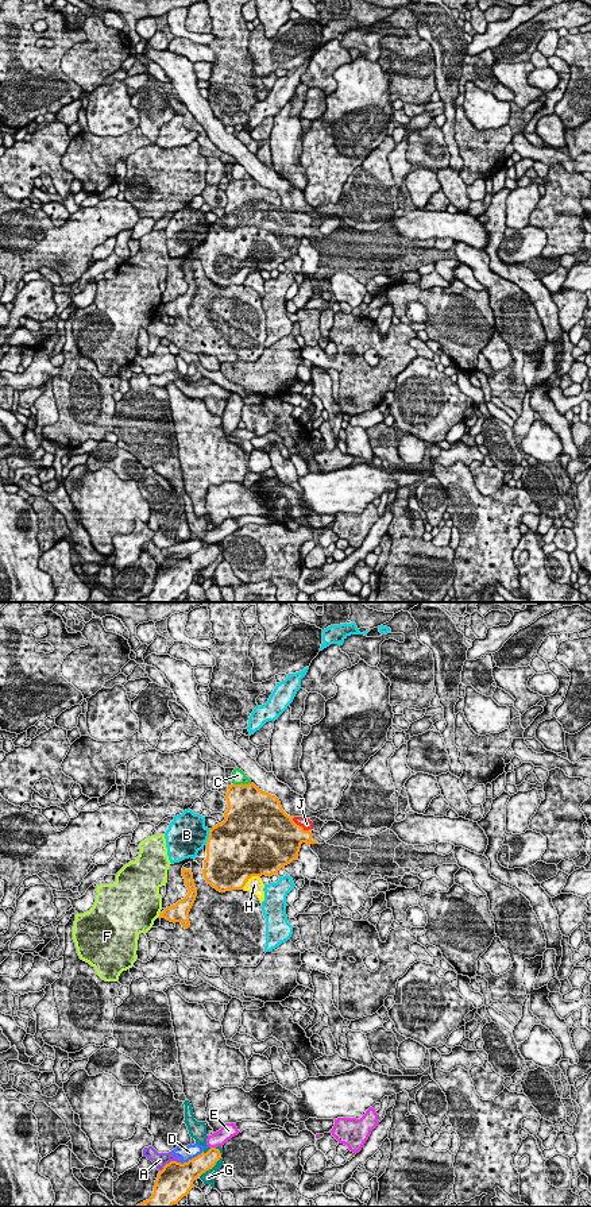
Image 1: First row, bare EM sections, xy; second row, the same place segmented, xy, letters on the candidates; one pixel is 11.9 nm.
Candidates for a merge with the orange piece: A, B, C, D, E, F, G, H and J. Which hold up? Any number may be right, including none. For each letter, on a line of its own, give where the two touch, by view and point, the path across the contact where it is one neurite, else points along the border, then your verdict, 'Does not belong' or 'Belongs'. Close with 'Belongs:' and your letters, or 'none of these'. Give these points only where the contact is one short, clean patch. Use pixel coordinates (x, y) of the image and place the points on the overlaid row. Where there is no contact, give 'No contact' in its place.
A: Touches orange at xy (170, 1161). Boundary: xy (180, 1161), (169, 1161), (159, 1171). Does not belong
B: Touches orange at xy (209, 836). Does not belong
C: Touches orange at xy (242, 785). Boundary: xy (250, 782), (234, 785). Does not belong
D: Touches orange at xy (192, 1159). Does not belong
E: Touches orange at xy (213, 1148). Does not belong
F: Touches orange at xy (159, 914). Does not belong
G: Touches orange at xy (211, 1168). Boundary: xy (220, 1157), (200, 1176). Does not belong
H: Touches orange at xy (250, 878). Does not belong
J: Touches orange at xy (301, 826). Path across: xy (284, 837), (301, 826), (306, 824). Belongs
Belongs: J

